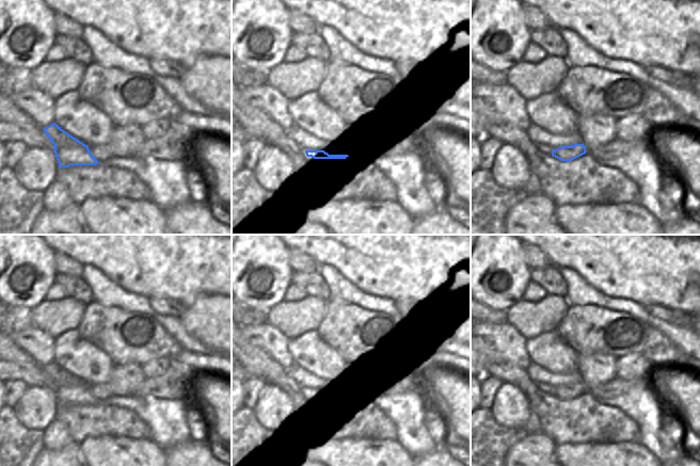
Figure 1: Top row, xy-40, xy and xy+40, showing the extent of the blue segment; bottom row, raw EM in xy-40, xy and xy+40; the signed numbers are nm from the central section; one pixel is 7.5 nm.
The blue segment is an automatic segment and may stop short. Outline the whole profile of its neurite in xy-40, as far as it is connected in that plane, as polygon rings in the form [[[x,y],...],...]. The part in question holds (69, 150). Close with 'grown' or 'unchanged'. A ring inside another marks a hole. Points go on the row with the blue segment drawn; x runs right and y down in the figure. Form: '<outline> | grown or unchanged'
[[[55,123],[44,128],[44,132],[54,145],[59,167],[70,165],[96,165],[112,158],[108,144],[88,146],[64,131]]] | grown

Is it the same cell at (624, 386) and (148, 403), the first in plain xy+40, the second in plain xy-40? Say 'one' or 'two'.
two

